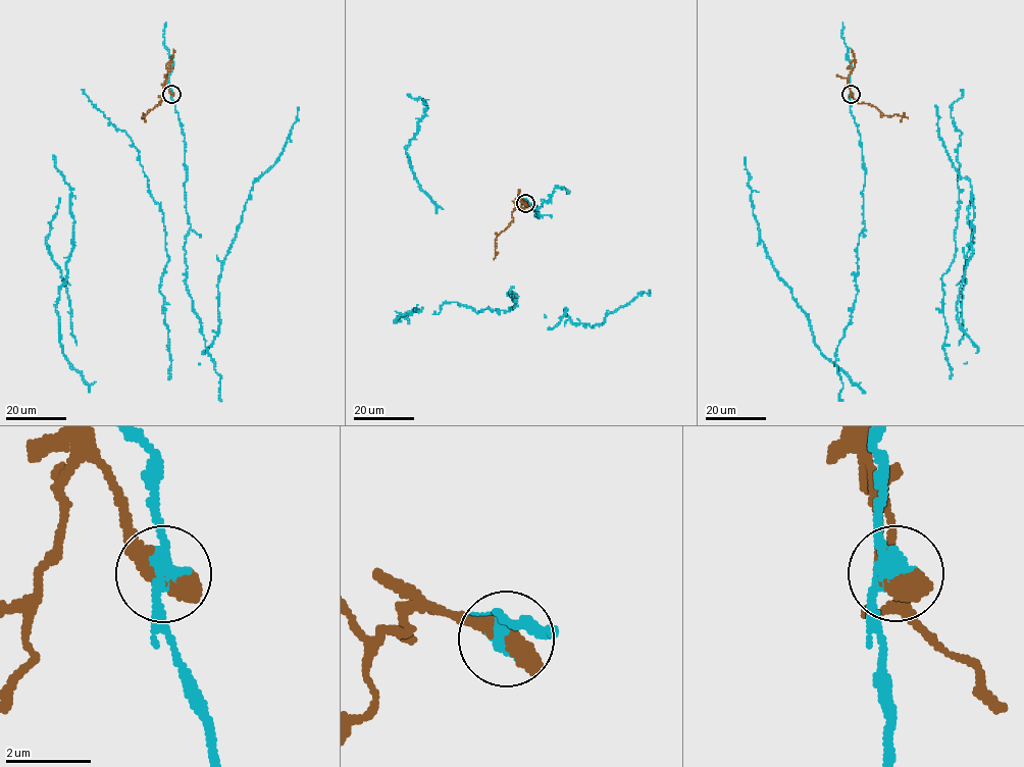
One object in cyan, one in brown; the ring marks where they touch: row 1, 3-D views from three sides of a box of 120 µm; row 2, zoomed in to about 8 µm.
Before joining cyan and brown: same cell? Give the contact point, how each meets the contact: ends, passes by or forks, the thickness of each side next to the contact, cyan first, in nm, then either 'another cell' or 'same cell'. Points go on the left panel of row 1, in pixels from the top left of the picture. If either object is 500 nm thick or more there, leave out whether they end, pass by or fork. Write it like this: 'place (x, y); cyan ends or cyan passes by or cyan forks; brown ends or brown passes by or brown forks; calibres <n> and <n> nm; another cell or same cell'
place (171, 94); cyan passes by; brown ends; calibres 400 and 440 nm; another cell

